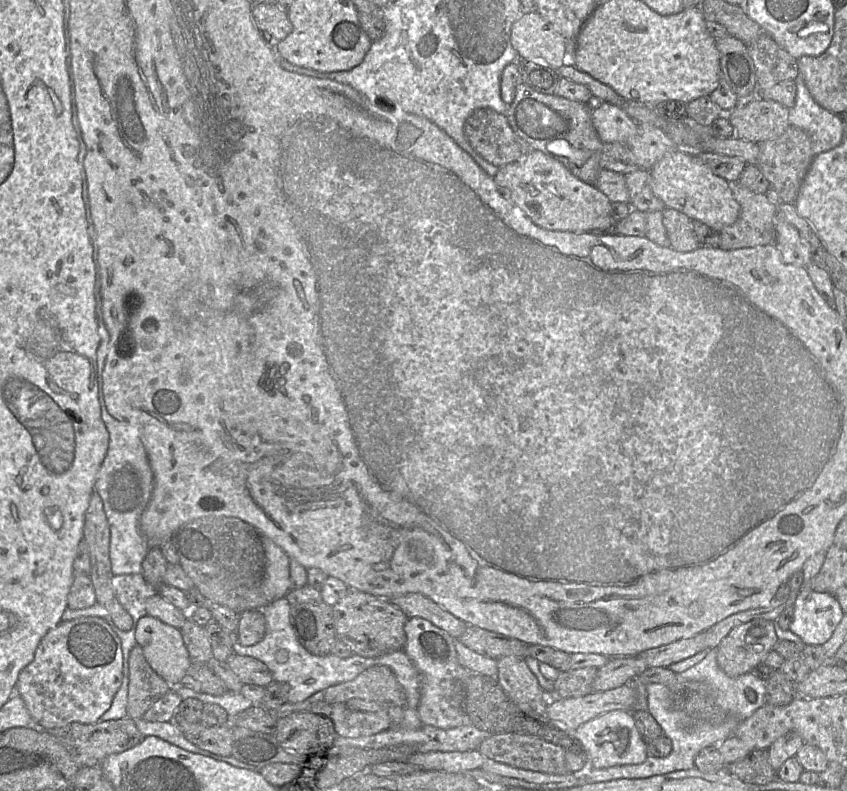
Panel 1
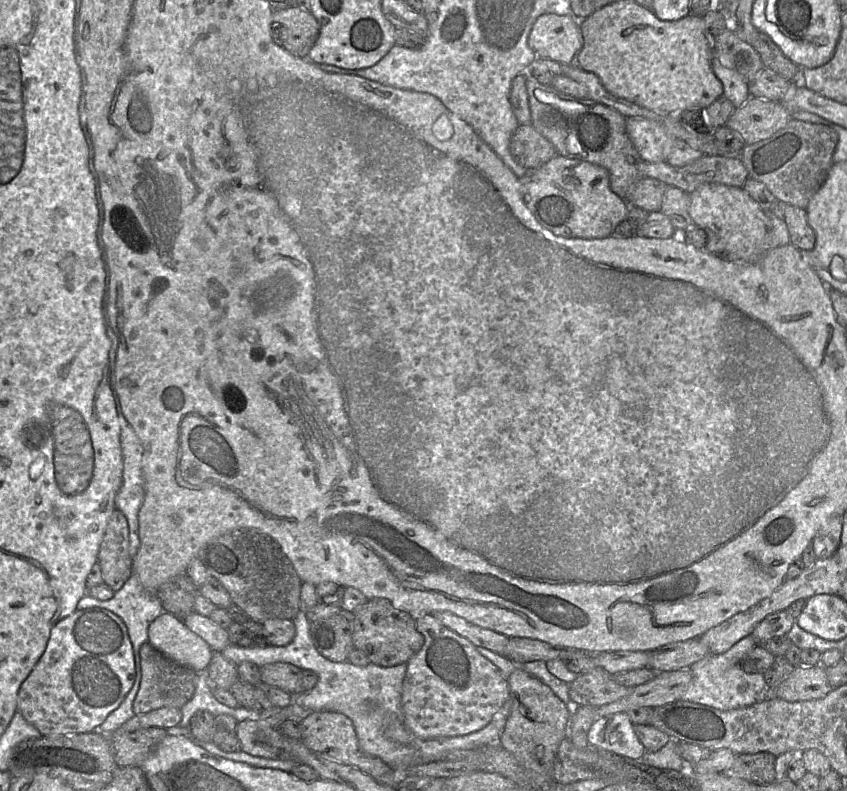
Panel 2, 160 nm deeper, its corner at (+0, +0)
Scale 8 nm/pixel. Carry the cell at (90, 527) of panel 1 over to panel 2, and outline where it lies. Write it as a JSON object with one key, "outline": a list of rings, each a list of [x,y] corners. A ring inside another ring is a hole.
{"outline":[[[117,509],[112,513],[100,544],[98,563],[103,581],[118,591],[133,573],[133,557],[129,553],[129,526]]]}

